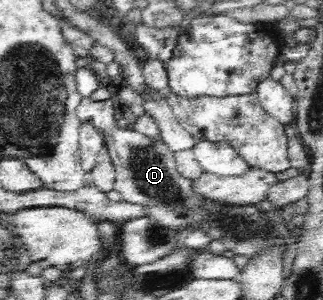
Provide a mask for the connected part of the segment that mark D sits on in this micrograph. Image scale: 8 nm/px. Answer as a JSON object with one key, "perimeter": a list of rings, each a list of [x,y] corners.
{"perimeter":[[[85,98],[77,108],[77,115],[84,124],[90,124],[103,132],[105,147],[109,150],[115,172],[113,190],[117,190],[123,196],[123,201],[141,206],[147,219],[151,219],[167,231],[205,231],[211,241],[219,240],[225,245],[226,250],[231,250],[235,255],[239,254],[243,259],[247,258],[248,262],[274,247],[285,249],[284,257],[289,260],[293,240],[282,238],[271,222],[264,217],[258,205],[231,205],[203,197],[201,191],[195,191],[195,181],[179,173],[174,152],[168,149],[162,139],[154,142],[138,134],[132,127],[116,121],[113,115],[116,109],[115,98],[103,101]]]}

